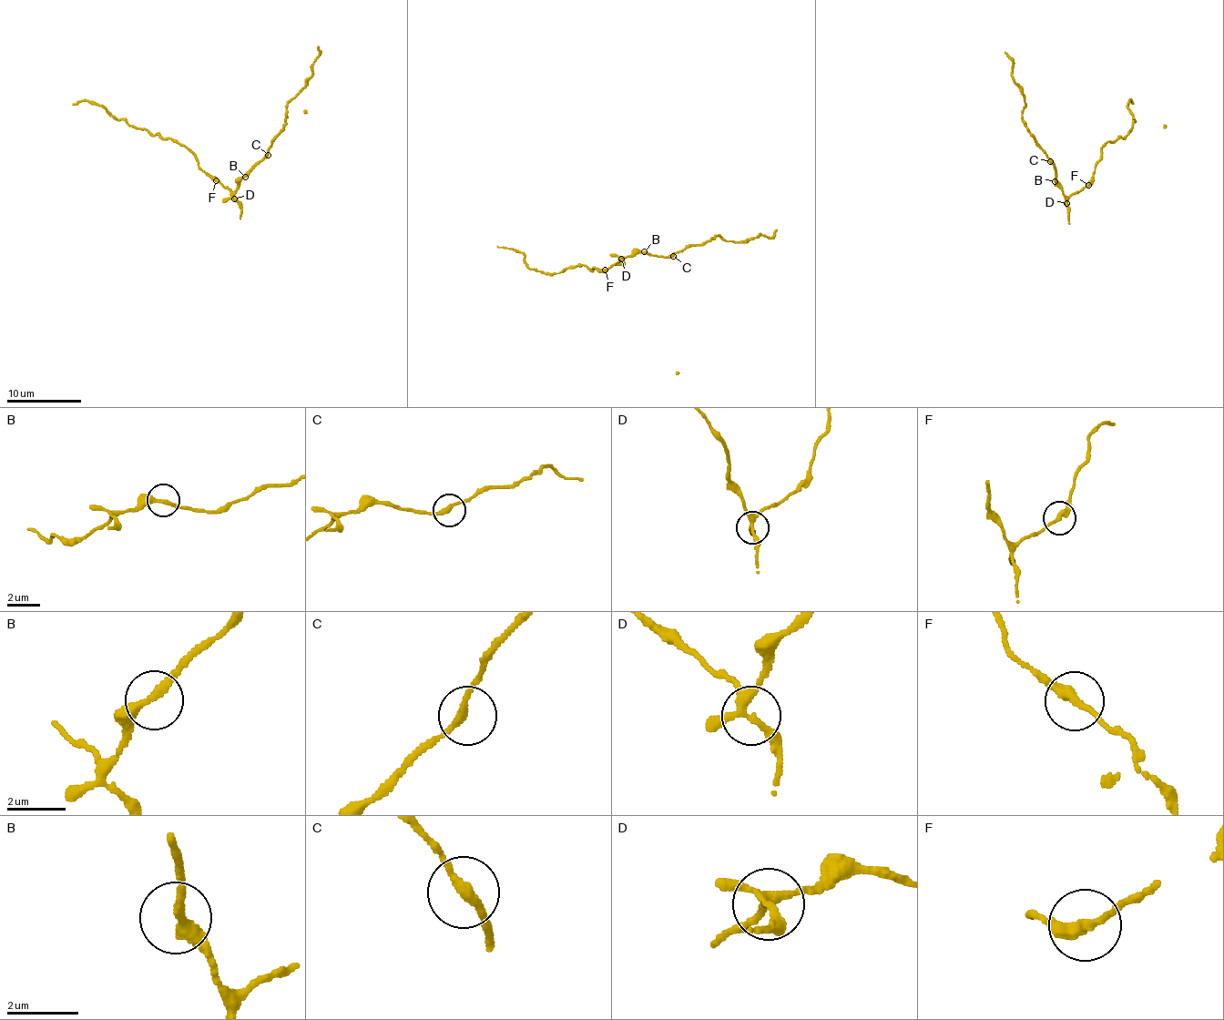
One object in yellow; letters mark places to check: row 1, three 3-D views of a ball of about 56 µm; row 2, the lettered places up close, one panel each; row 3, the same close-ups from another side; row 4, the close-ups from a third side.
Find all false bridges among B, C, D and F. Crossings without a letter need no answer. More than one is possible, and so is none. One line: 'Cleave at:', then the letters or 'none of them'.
Cleave at: none of them

